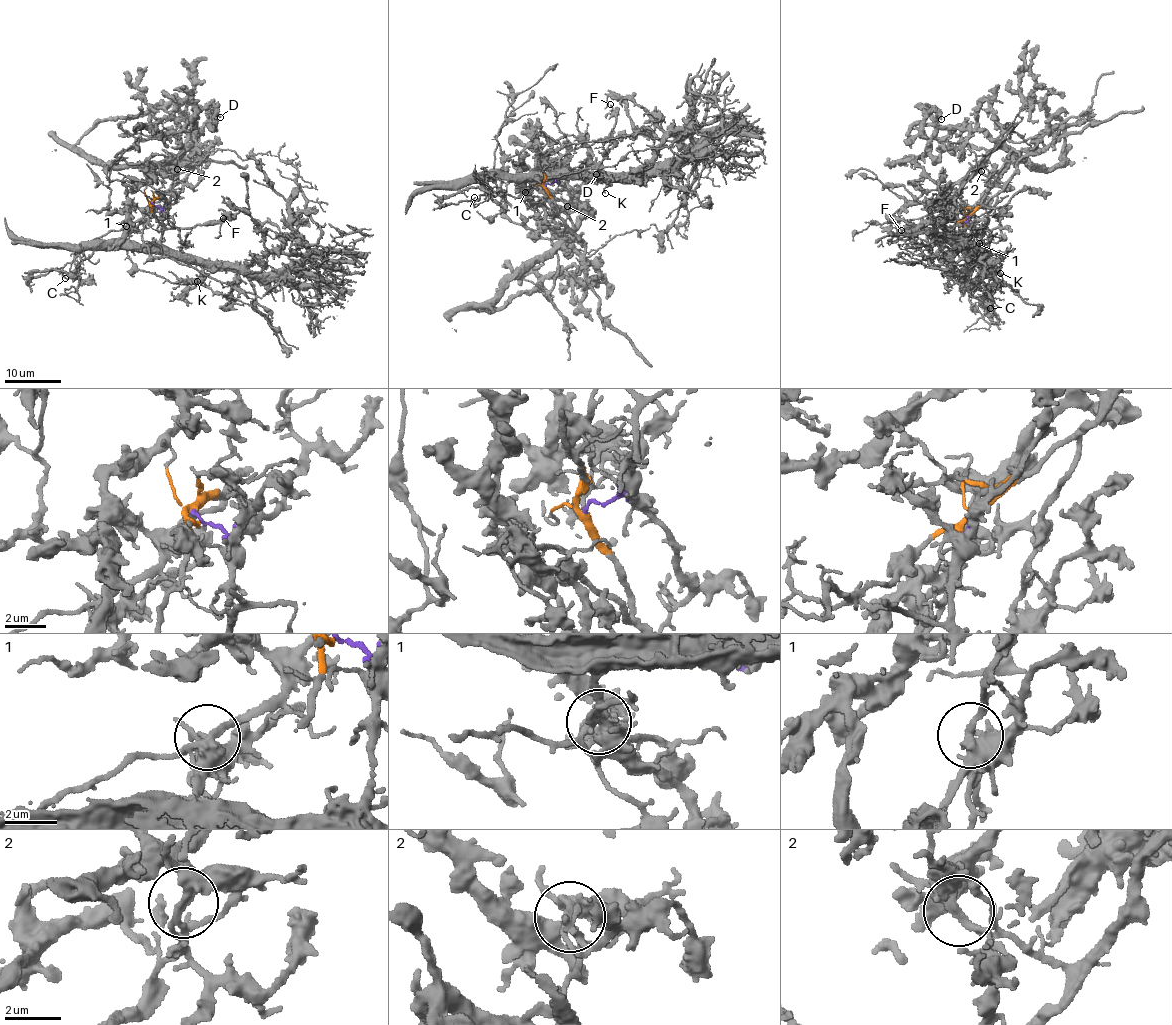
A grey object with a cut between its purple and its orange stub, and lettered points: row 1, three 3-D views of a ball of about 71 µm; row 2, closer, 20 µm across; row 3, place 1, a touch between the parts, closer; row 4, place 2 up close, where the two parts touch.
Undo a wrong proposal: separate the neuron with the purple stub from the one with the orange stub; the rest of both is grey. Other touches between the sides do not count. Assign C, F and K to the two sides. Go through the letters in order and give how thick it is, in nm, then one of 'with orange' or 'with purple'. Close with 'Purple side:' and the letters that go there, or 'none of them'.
C: 90 nm thick; with orange
F: 150 nm thick; with purple
K: 150 nm thick; with purple
Purple side: F, K

